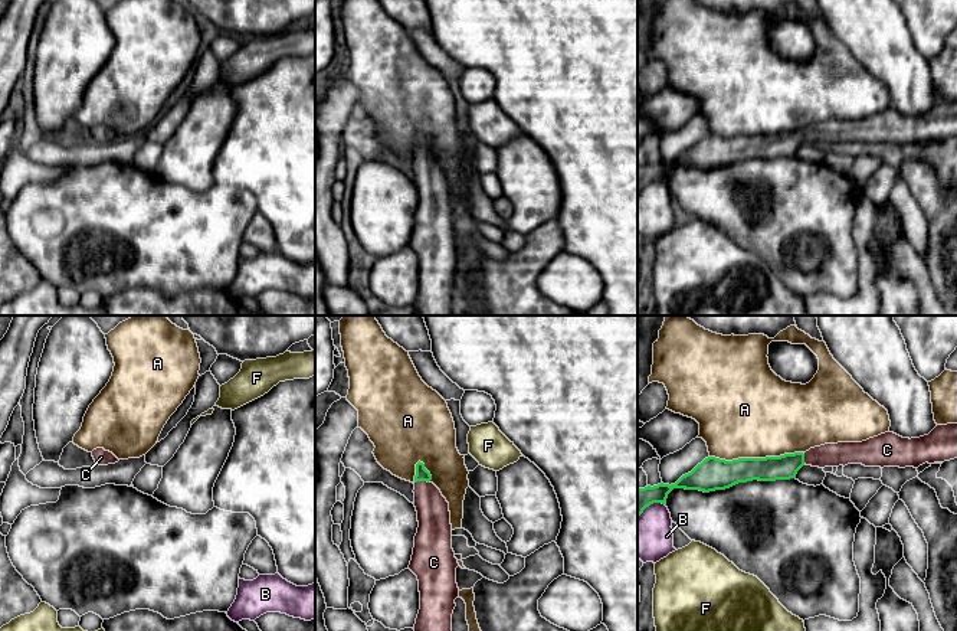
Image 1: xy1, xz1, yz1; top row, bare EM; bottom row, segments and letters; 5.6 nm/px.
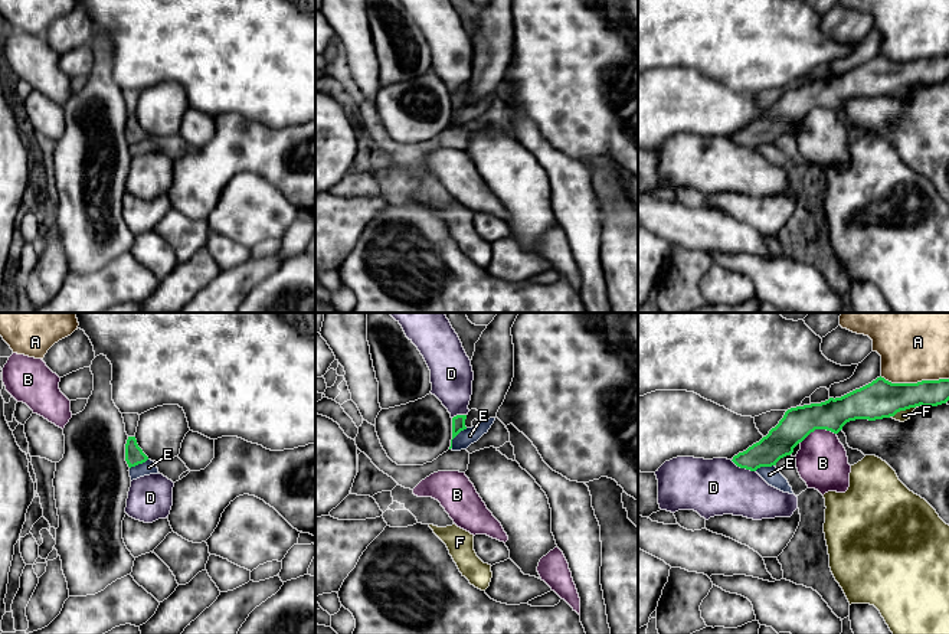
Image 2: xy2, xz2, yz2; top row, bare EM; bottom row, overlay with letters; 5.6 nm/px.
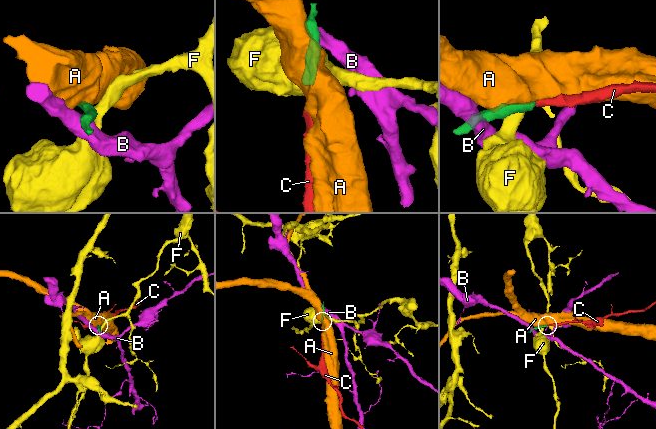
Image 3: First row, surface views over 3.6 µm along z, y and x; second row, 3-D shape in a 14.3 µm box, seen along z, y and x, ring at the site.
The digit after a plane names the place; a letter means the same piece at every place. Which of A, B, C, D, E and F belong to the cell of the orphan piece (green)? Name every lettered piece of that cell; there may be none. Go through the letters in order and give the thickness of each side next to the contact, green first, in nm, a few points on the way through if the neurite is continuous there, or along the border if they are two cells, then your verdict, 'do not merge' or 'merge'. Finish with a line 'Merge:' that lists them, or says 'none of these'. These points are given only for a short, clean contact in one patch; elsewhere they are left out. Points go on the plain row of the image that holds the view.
A: calibres 180 and 500 nm; do not merge
B: calibres 180 and 280 nm; border yz2 (835, 110), (814, 107), (801, 120); do not merge
C: calibres 80 and 190 nm; way xz1 (422, 151), (422, 157), (433, 193); merge
D: calibres 160 and 320 nm; border yz2 (730, 137), (740, 144), (755, 149); do not merge
E: calibres 80 and 90 nm; border xz2 (467, 105), (452, 117), (450, 126); do not merge
F: calibres 220 and 60 nm; border yz2 (918, 82), (900, 87), (892, 94); do not merge
Merge: C

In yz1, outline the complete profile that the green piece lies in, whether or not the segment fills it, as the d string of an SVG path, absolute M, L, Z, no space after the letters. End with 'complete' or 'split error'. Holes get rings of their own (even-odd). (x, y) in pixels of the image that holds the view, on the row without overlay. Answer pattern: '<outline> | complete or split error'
M957 101L937 102L928 112L911 117L888 108L862 120L825 121L806 130L780 134L733 138L708 134L675 161L661 160L638 166L638 194L653 180L666 183L668 171L673 166L709 170L753 157L790 157L796 156L804 141L819 146L848 141L918 146L925 140L944 140L954 135L957 135Z | split error

